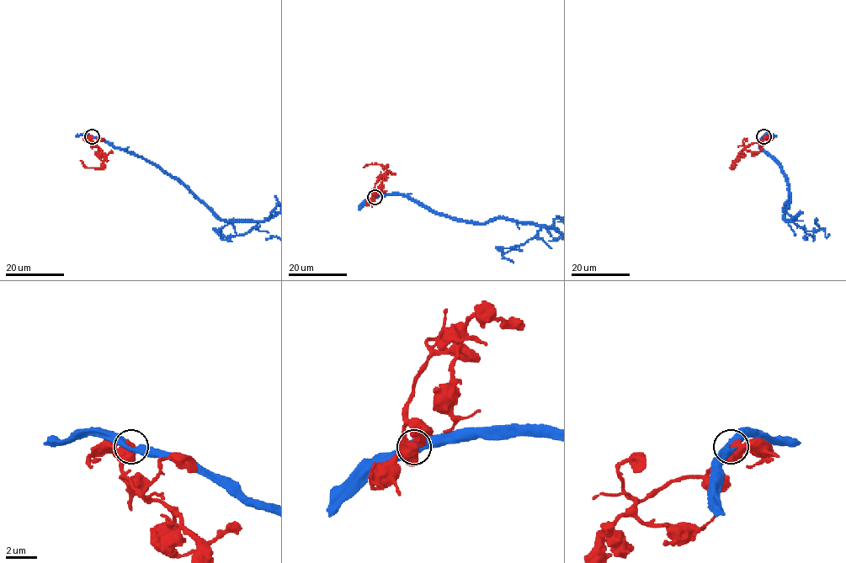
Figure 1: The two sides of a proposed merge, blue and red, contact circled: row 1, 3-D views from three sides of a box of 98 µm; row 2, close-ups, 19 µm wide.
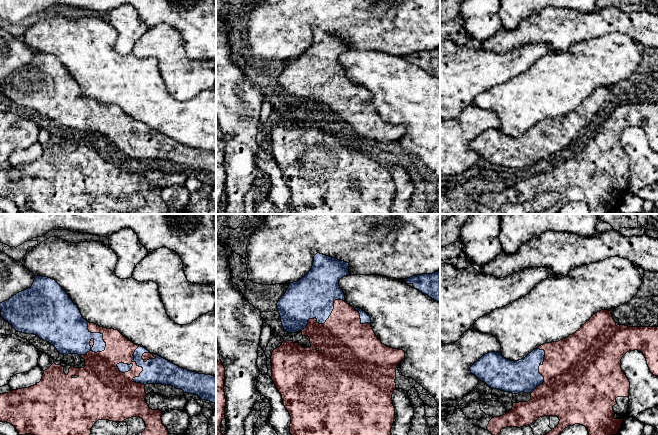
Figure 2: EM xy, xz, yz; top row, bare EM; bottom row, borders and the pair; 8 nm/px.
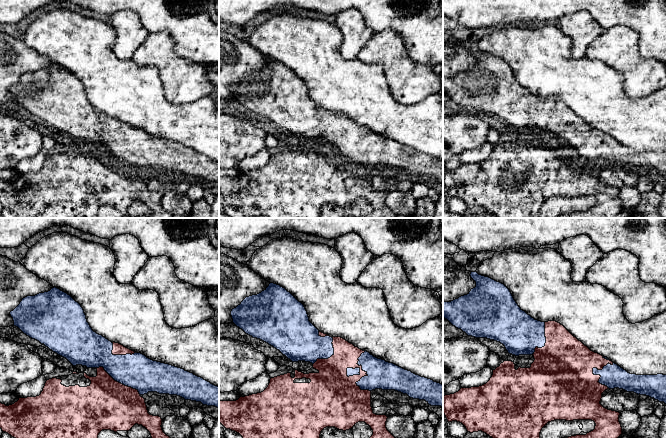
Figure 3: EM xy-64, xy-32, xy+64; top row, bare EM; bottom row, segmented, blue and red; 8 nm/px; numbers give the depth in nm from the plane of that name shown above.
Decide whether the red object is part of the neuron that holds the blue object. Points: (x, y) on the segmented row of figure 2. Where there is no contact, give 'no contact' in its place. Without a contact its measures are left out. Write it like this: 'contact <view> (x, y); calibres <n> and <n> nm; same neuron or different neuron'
contact xy (142, 367); calibres 200 and 260 nm; different neuron

